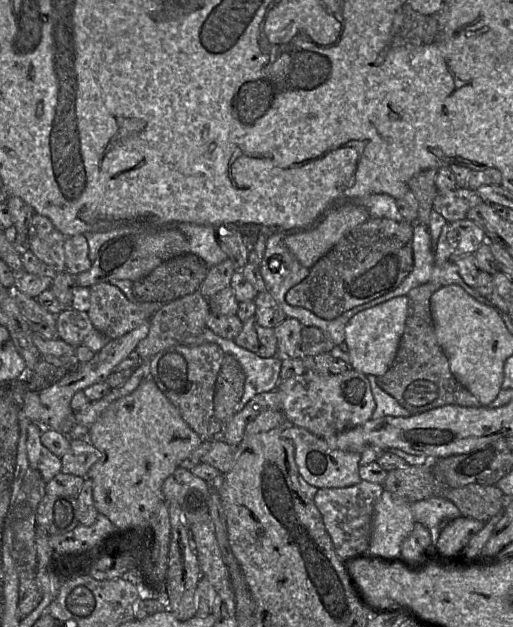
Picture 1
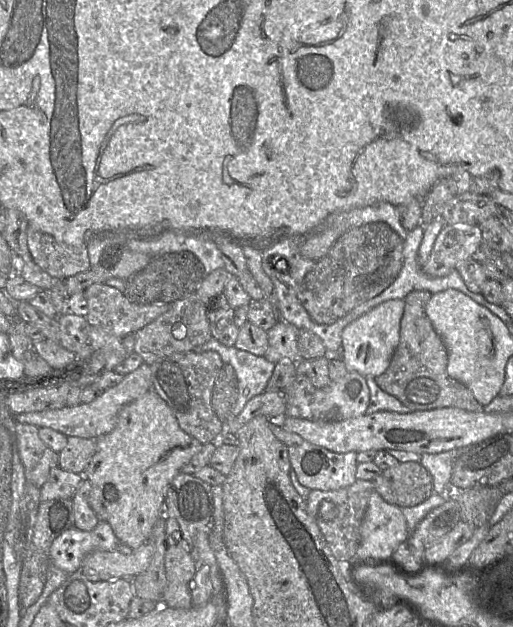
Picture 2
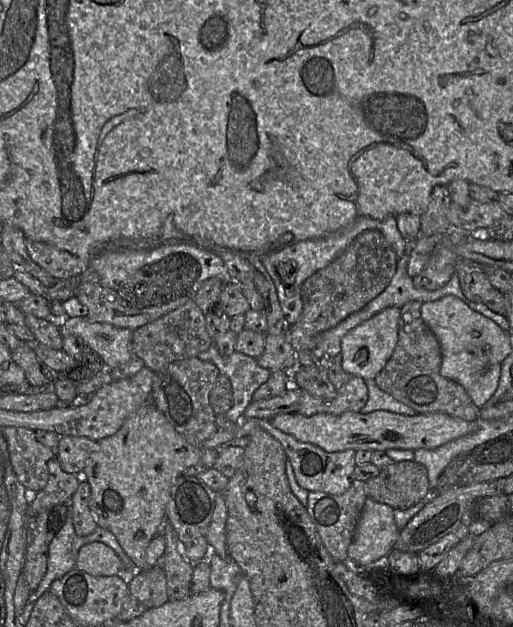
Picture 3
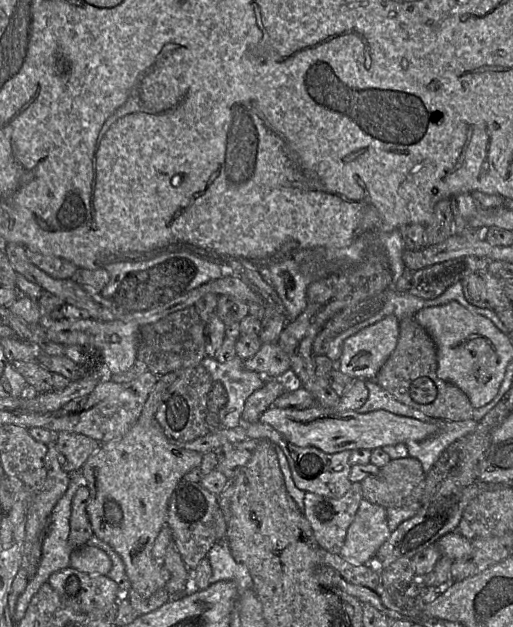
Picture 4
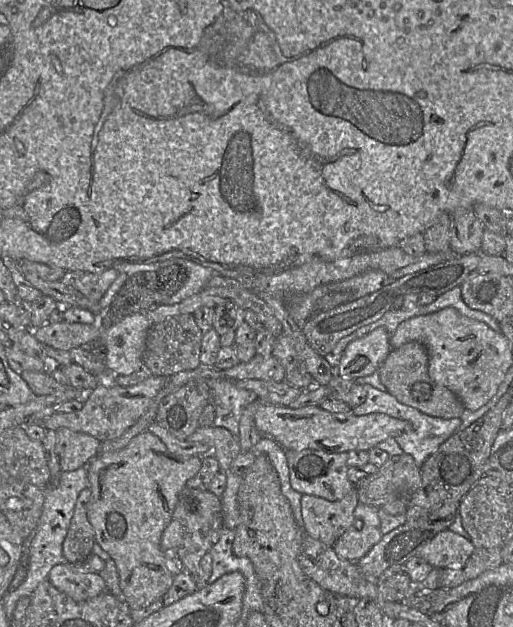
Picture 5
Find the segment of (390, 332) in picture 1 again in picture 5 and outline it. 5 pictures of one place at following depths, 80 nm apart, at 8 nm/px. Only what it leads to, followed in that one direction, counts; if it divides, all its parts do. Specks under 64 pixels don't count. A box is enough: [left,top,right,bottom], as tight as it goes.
[336,327,391,379]

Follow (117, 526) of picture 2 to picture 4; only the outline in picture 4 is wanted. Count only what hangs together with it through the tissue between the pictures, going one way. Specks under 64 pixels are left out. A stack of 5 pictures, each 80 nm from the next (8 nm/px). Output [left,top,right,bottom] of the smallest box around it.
[80,420,203,597]

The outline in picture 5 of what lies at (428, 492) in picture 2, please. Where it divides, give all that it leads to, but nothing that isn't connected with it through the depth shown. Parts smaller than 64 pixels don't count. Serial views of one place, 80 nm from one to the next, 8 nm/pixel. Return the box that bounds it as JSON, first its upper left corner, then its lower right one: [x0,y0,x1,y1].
[356,454,421,508]

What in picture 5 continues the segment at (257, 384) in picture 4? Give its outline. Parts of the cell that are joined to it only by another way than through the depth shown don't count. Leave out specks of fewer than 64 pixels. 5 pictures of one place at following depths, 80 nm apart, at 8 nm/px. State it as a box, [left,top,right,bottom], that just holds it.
[207,379,258,436]

